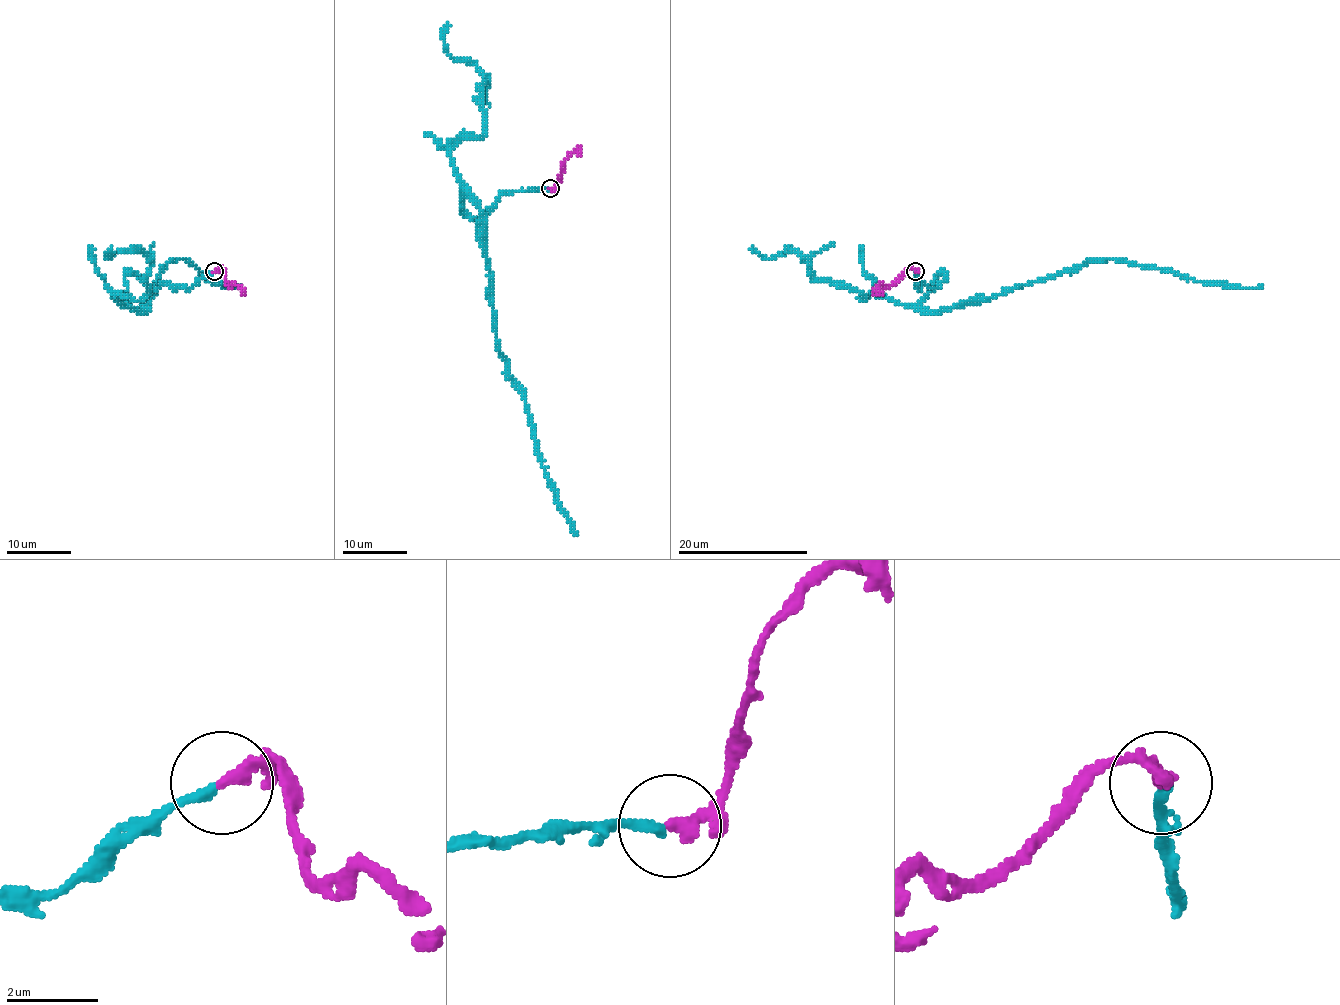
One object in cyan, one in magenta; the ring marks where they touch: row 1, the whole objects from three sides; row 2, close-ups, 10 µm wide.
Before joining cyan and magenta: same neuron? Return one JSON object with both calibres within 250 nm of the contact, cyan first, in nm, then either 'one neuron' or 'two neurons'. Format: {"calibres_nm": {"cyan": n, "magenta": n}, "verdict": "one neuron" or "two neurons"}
{"calibres_nm": {"cyan": 200, "magenta": 300}, "verdict": "one neuron"}

